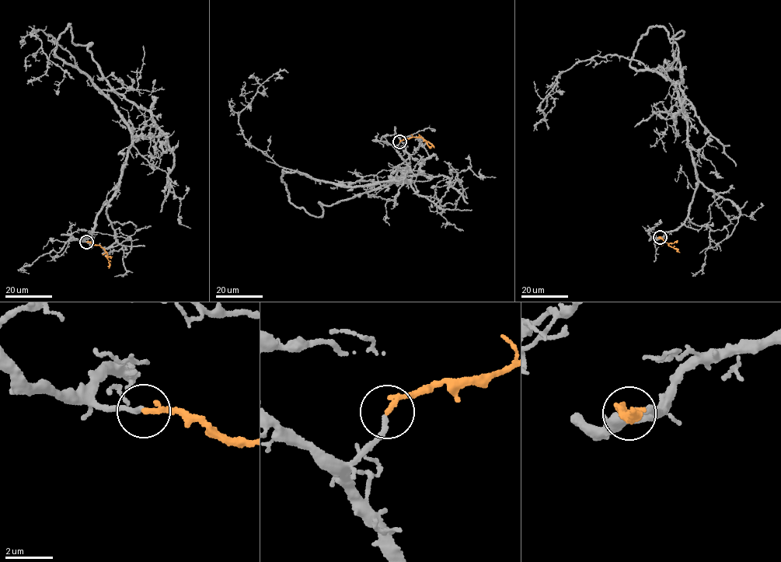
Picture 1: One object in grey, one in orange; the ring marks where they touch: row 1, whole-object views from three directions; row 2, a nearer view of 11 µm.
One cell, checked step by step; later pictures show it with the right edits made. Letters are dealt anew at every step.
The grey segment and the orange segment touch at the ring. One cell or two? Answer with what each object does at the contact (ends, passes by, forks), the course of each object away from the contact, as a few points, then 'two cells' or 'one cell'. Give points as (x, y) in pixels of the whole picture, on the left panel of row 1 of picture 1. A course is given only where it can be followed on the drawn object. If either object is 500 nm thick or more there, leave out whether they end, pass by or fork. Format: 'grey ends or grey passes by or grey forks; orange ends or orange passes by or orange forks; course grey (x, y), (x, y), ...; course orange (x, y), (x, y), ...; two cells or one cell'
grey ends; orange ends; course grey (86, 242), (115, 192), (130, 127), (68, 51), (34, 29), (48, 59), (63, 70), (57, 95); course orange (86, 242), (100, 246), (106, 251), (109, 268); one cell

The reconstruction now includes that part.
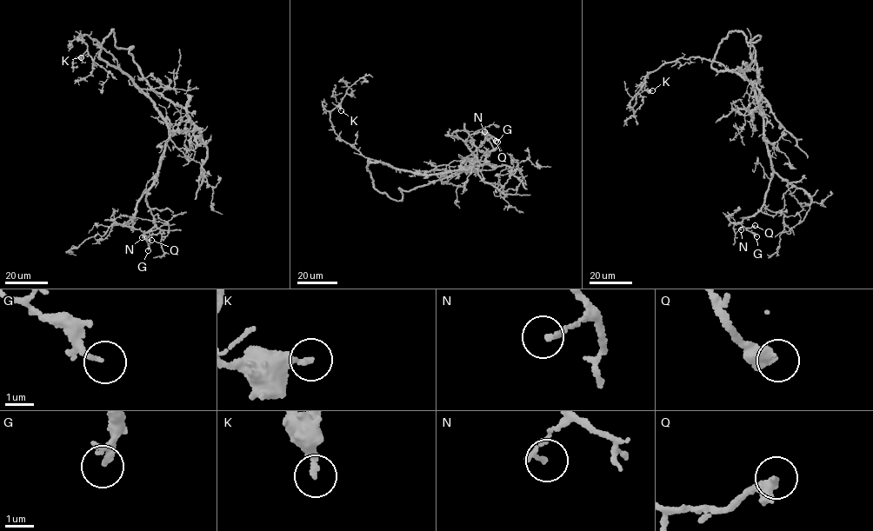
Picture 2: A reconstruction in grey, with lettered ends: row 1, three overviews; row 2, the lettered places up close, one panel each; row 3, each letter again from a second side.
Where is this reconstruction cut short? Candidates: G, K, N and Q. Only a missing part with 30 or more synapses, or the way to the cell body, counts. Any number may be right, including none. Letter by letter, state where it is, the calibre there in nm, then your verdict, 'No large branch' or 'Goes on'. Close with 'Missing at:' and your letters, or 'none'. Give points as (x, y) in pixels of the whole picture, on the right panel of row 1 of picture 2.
G: Place: (756, 236). Thickness 110 nm. No large branch
K: Place: (652, 90). Thickness 280 nm. Goes on
N: Place: (741, 229). Thickness 130 nm. No large branch
Q: Place: (755, 225). Thickness 240 nm. No large branch
Missing at: K

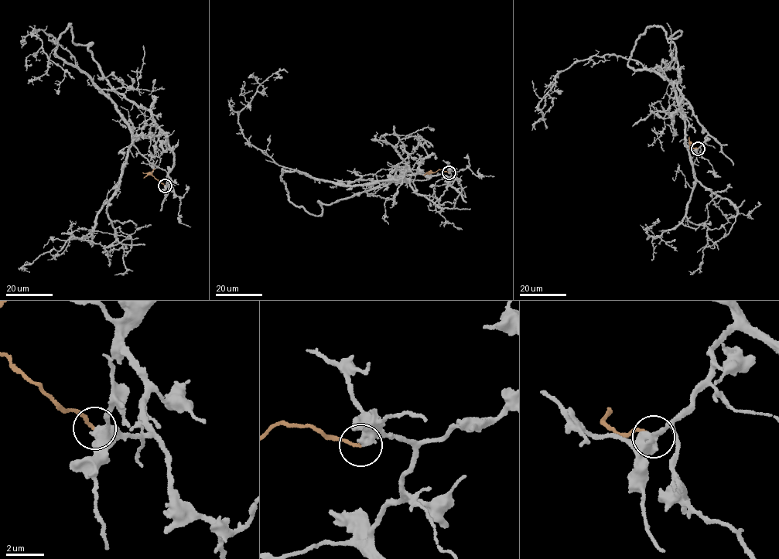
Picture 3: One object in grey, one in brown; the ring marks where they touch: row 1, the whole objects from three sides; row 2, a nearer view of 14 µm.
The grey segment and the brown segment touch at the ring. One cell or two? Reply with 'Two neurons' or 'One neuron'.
One neuron

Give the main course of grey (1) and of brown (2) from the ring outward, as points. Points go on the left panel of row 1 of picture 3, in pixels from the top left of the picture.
1: (165, 185), (174, 156), (162, 131), (127, 121), (68, 50), (35, 28), (63, 69), (58, 94)
2: (165, 185), (152, 175), (142, 172)

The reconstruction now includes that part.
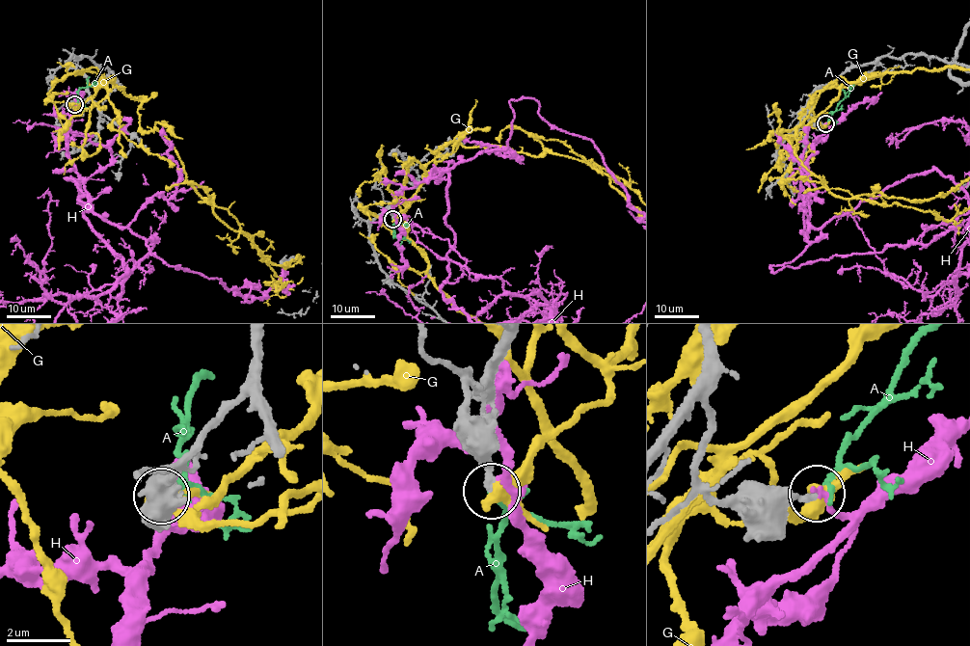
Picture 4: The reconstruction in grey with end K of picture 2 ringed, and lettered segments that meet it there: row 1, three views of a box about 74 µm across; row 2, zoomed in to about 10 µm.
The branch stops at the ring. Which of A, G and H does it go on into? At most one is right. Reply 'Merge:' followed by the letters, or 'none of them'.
Merge: A

